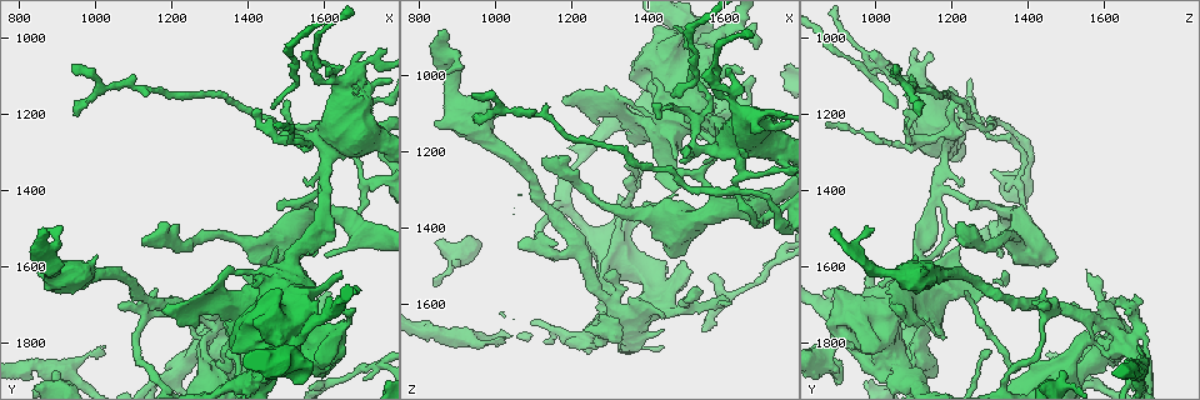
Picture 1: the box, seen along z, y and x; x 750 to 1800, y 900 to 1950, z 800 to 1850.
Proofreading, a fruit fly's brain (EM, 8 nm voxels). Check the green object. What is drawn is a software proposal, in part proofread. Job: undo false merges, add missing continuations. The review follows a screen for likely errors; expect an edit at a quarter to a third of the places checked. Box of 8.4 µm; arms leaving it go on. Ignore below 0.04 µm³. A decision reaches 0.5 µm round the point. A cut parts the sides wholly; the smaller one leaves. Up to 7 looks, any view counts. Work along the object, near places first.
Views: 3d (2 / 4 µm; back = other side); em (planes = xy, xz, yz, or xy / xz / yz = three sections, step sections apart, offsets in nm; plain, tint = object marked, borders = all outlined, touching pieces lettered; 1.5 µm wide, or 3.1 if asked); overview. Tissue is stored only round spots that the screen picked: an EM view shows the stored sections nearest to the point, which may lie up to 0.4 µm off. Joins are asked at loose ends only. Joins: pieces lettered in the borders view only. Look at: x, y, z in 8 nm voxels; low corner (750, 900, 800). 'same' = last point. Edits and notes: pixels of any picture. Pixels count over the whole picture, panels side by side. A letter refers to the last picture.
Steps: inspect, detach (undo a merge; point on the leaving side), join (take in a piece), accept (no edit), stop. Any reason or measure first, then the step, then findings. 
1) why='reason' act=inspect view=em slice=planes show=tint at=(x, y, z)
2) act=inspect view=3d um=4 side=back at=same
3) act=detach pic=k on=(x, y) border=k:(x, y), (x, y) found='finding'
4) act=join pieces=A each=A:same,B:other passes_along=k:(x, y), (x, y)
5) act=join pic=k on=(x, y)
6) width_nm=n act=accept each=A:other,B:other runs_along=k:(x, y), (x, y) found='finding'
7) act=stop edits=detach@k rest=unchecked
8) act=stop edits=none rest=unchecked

why='an open end' act=inspect view=em slice=planes show=tint at=(960, 1205, 1120)

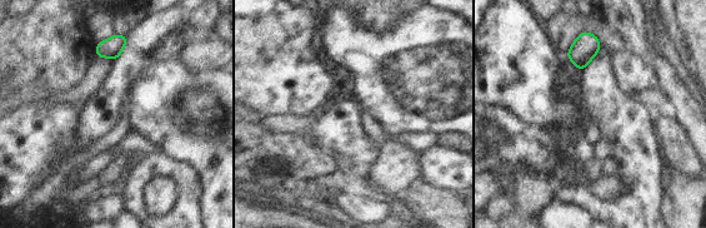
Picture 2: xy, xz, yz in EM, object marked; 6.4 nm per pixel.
why='what lies round it' act=inspect view=em slice=planes show=borders at=same

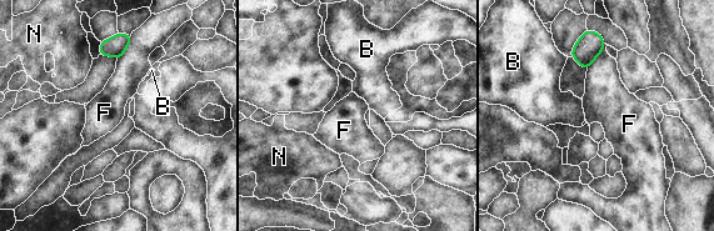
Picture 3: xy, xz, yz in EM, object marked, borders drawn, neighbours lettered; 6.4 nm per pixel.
act=accept each=B:other,F:other,N:other border=3:(131, 34), (128, 48), (116, 61) found='none of them fits'

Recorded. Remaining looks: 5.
why='calibre changes' act=inspect view=3d um=4 at=(1740, 1260, 1200)

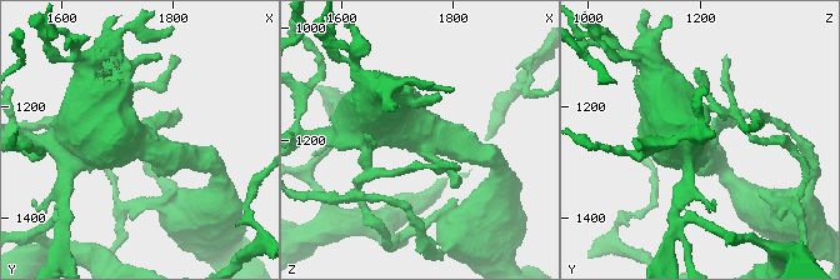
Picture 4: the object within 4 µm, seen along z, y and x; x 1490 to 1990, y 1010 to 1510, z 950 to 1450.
why='shape alone is not enough' act=inspect view=em slice=xy step=8 show=tint at=(1740, 1260, 1200)

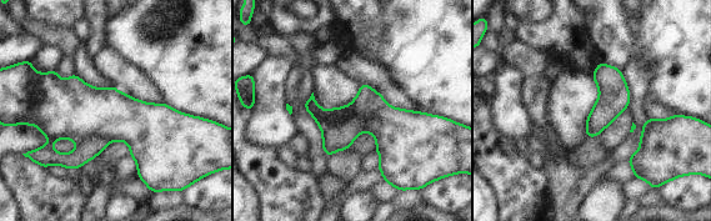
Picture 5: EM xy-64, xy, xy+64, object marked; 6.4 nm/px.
act=inspect view=em slice=planes show=borders at=same

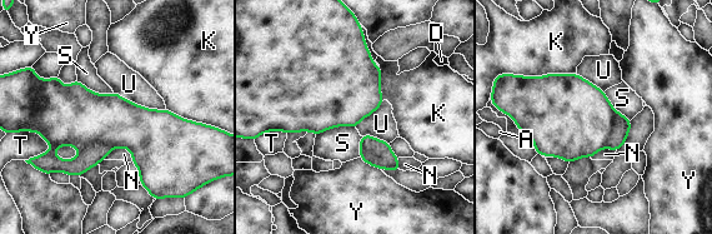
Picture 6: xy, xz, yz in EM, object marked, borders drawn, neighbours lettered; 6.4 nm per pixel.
longest_contact=K:380nm act=detach pic=6 on=(575, 119) each=A:other,D:other,K:other,N:other,S:other,T:other,U:other,Y:other border=6:(615, 110), (611, 135), (606, 147) found='a second cell is stuck on'

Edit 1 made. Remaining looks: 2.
act=stop edits=detach@6 rest=unchecked

